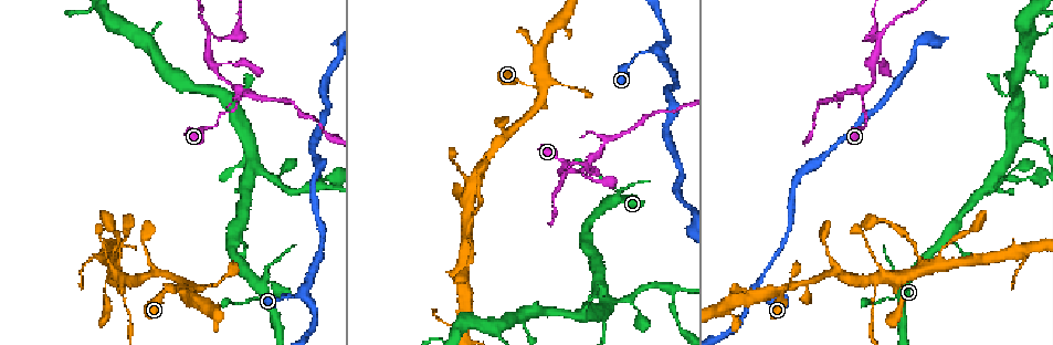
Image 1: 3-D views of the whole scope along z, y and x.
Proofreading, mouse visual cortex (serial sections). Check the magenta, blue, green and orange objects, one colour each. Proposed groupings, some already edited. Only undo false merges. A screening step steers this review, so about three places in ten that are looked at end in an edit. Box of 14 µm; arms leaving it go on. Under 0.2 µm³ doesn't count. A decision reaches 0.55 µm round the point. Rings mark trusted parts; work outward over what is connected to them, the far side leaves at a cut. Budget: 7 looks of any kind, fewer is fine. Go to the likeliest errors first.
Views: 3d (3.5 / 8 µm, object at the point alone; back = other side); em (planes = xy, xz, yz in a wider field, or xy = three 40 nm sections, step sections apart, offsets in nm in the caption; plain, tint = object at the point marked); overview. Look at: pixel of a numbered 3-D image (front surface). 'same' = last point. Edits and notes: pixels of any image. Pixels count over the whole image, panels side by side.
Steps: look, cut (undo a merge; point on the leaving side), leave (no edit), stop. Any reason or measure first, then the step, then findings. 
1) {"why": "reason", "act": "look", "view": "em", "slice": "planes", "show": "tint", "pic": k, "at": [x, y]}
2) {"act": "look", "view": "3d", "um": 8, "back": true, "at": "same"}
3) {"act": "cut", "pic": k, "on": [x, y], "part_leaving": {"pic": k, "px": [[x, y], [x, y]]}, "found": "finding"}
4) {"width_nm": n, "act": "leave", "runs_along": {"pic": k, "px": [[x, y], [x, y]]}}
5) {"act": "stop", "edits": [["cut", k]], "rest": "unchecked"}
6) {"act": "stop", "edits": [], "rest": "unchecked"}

{"why": "abrupt turn", "act": "look", "view": "3d", "um": 3.5, "pic": 1, "at": [861, 94]}

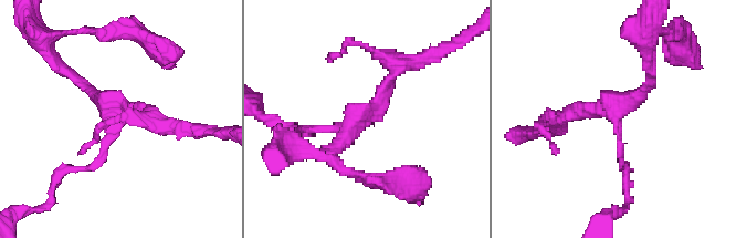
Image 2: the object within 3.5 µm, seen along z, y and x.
{"why": "now the EM", "act": "look", "view": "em", "slice": "xy", "step": 3, "show": "tint", "pic": 2, "at": [620, 115]}

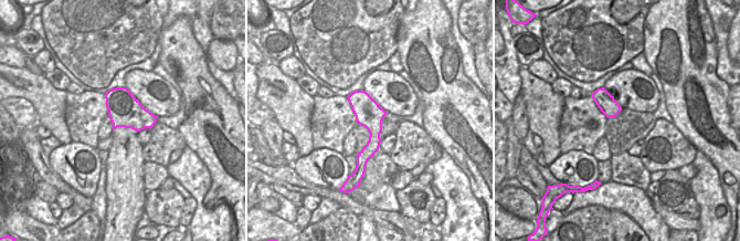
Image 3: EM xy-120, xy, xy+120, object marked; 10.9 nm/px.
{"act": "leave", "runs_along": {"pic": 3, "px": [[357, 93], [373, 123], [359, 167]]}, "found": "continuous, no second cell"}

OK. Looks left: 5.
{"why": "thin arm on a thick one", "act": "look", "view": "3d", "um": 3.5, "pic": 1, "at": [879, 36]}

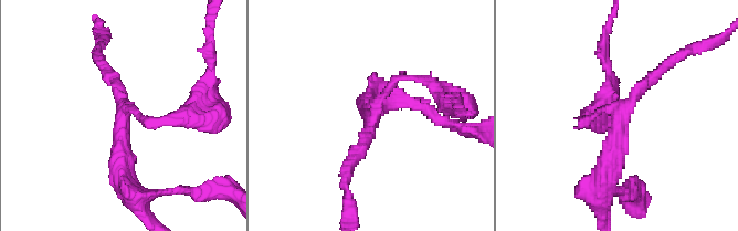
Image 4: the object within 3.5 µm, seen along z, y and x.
{"arms": 3, "arm_widths_nm": [100, 200, 300], "act": "look", "view": "em", "slice": "xy", "step": 5, "show": "tint", "pic": 4, "at": [616, 114]}

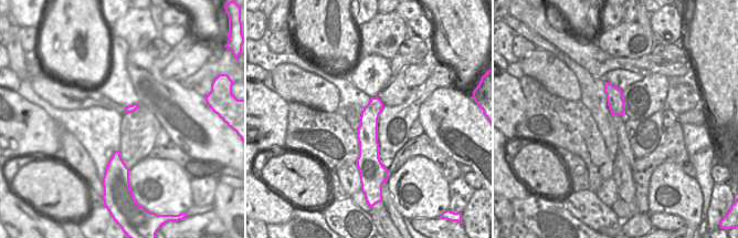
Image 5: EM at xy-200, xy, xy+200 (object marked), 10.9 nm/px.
{"act": "leave", "runs_along": {"pic": 4, "px": [[125, 184], [122, 113], [172, 116]]}, "found": "continuous, no second cell"}

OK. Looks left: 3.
{"why": "branch point", "act": "look", "view": "3d", "um": 8, "pic": 1, "at": [298, 295]}

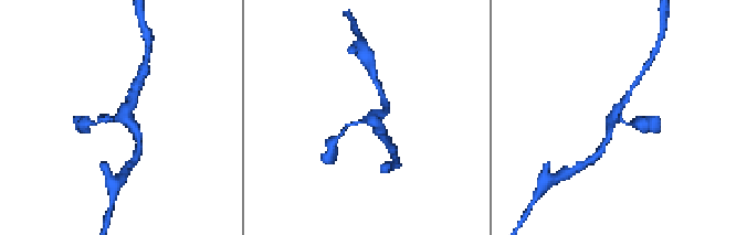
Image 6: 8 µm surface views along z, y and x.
{"act": "look", "view": "3d", "um": 3.5, "pic": 6, "at": [615, 118]}

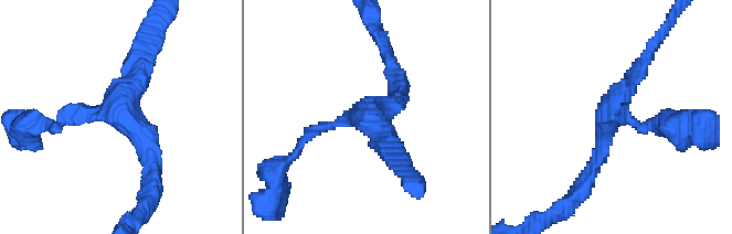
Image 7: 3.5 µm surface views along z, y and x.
{"act": "look", "view": "em", "slice": "xy", "step": 2, "show": "tint", "pic": 7, "at": [110, 111]}

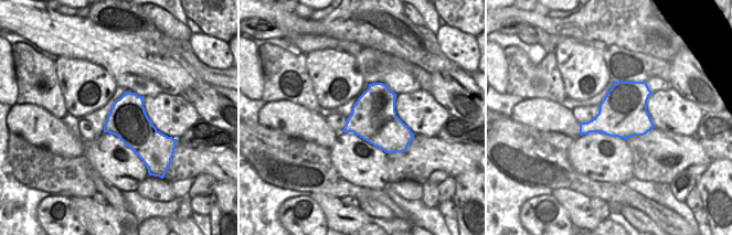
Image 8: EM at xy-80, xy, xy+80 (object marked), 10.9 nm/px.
{"act": "leave", "runs_along": {"pic": 7, "px": [[51, 126], [109, 109], [142, 55]]}, "found": "continuous, no second cell"}

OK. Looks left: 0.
{"act": "stop", "edits": [], "rest": "unchecked"}

